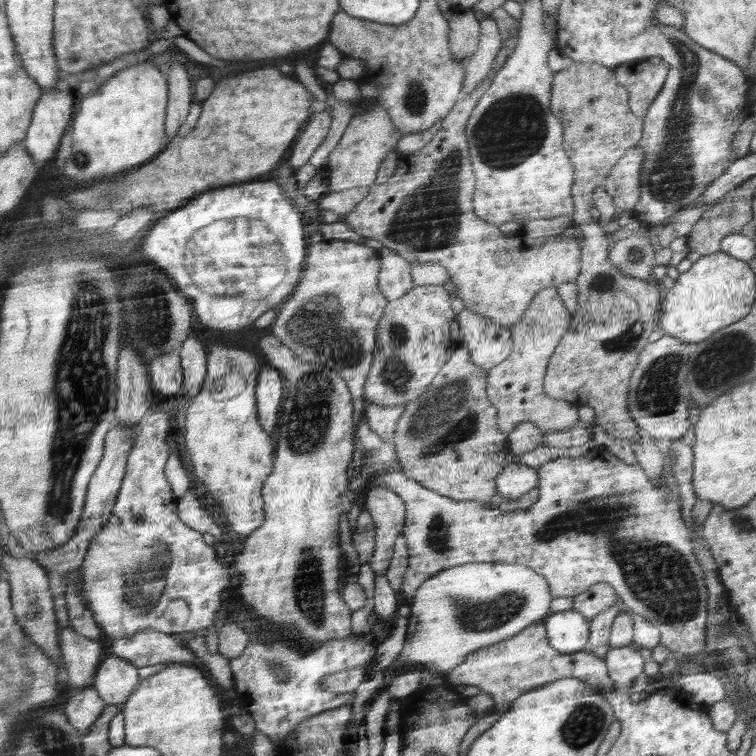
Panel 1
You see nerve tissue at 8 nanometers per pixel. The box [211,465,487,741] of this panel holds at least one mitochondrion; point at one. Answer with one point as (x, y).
(309, 586)

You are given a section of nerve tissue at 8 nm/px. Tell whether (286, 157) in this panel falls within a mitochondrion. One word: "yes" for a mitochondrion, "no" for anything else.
no

